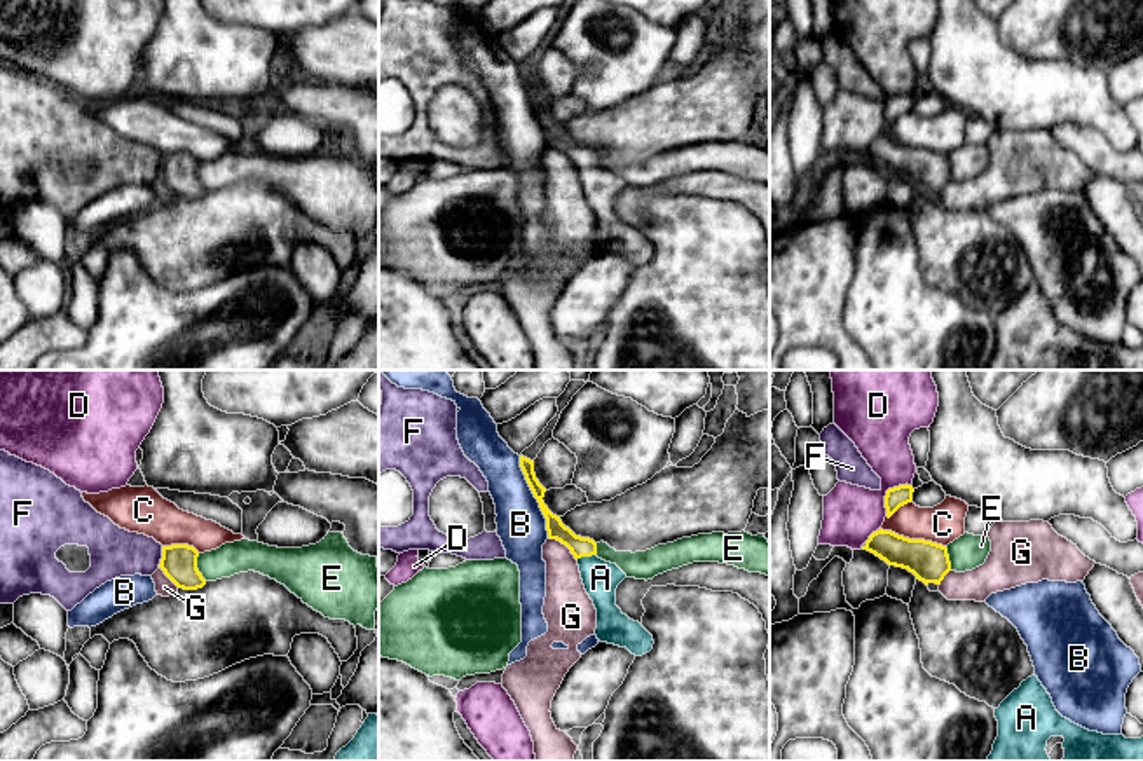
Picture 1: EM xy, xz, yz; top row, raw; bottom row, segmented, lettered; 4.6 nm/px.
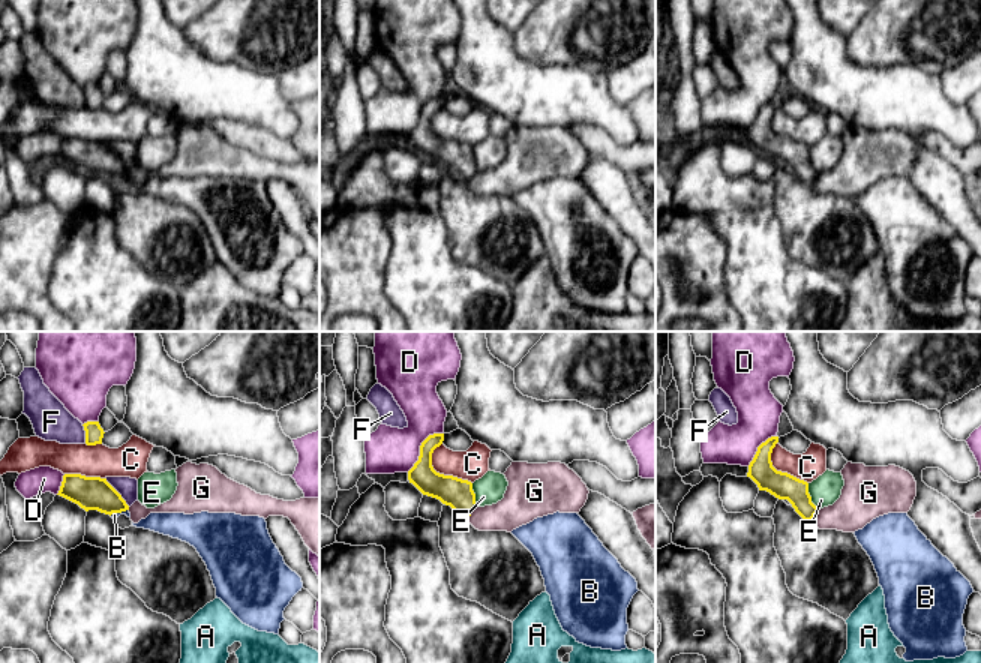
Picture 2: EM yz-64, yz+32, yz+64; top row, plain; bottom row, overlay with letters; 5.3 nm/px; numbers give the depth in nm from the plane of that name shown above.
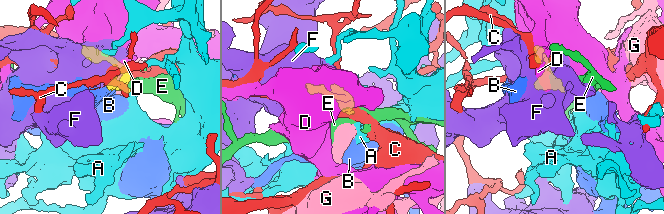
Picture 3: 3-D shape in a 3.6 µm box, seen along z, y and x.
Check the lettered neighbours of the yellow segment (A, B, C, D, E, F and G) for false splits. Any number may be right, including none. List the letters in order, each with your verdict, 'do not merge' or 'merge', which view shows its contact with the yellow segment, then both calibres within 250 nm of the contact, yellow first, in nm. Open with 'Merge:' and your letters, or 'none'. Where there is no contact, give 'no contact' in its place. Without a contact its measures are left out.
Merge: A
A: merge | xz | 100/170 nm
B: do not merge | xz | 80/220 nm
C: do not merge | yz | 180/180 nm
D: do not merge | yz | 90/260 nm
E: do not merge | xy | 160/150 nm
F: do not merge | xy | 160/220 nm
G: do not merge | xz | 100/190 nm

